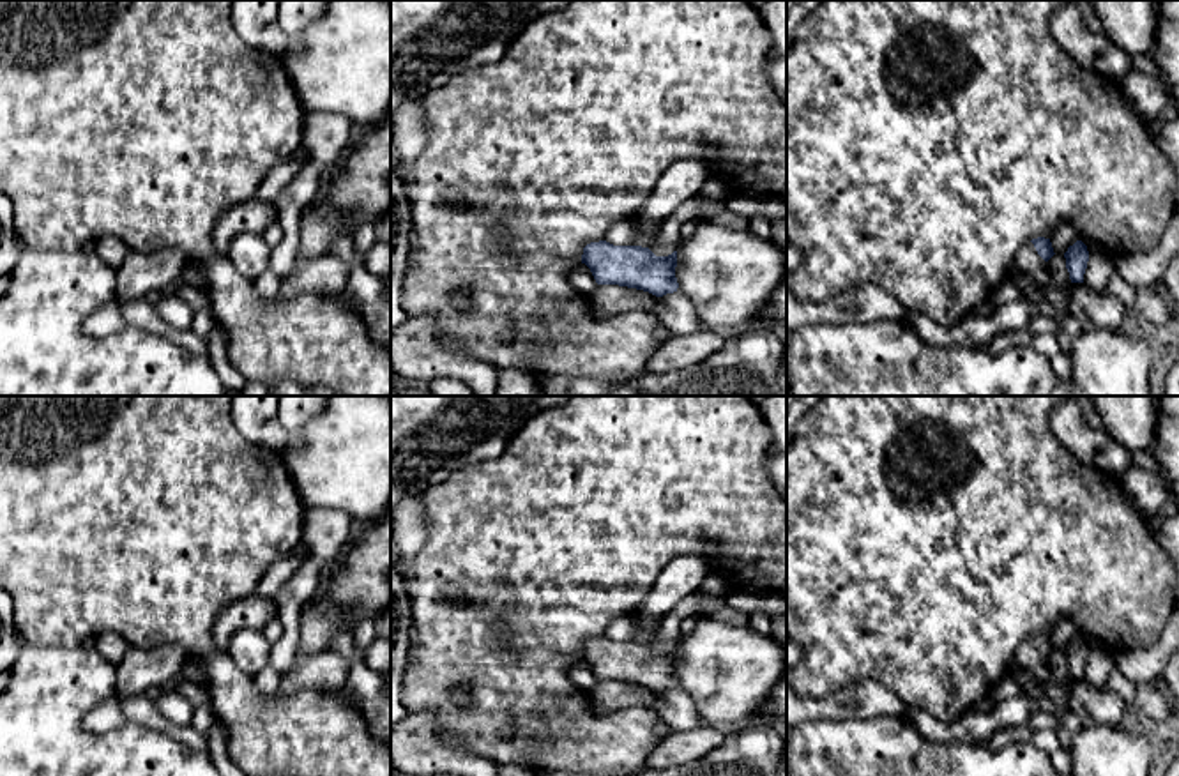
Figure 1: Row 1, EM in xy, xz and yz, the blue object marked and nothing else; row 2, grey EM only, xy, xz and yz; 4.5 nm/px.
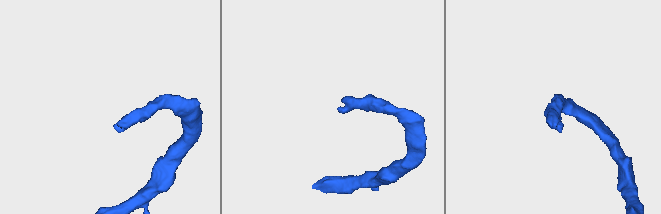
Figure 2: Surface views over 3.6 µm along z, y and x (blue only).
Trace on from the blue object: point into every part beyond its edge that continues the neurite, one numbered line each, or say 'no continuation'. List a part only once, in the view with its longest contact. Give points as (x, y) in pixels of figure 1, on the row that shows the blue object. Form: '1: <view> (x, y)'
1: yz (1026, 262)

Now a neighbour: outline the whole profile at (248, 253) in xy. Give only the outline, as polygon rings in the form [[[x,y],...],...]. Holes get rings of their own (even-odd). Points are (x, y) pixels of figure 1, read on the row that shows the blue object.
[[[240,233],[232,240],[226,260],[244,278],[255,281],[269,269],[270,251],[262,233]]]

